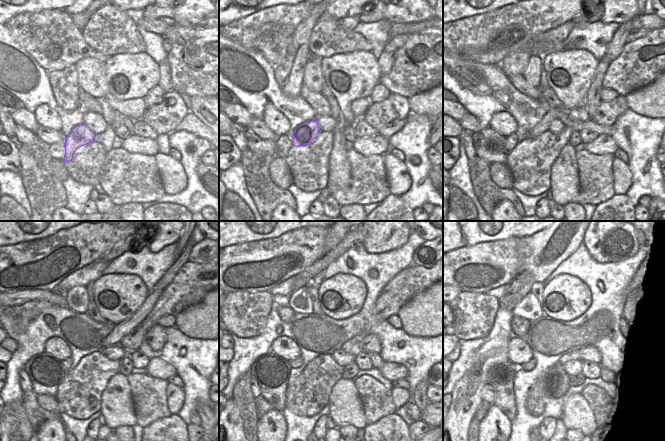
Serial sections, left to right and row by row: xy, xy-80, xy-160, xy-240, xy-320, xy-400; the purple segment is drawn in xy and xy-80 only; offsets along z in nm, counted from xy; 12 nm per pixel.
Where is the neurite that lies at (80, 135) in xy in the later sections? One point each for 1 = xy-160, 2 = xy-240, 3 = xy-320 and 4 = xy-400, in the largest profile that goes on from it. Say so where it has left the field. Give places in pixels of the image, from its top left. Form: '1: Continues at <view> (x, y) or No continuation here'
1: Continues at xy-160 (543, 125)
2: Continues at xy-240 (124, 328)
3: Continues at xy-320 (394, 287)
4: Continues at xy-400 (637, 271).

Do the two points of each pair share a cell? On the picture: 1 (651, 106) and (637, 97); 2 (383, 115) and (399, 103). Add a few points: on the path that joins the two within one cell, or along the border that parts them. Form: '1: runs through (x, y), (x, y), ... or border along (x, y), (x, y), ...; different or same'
1: runs through (648, 103), (640, 100); same
2: runs through (387, 111), (395, 107); same

